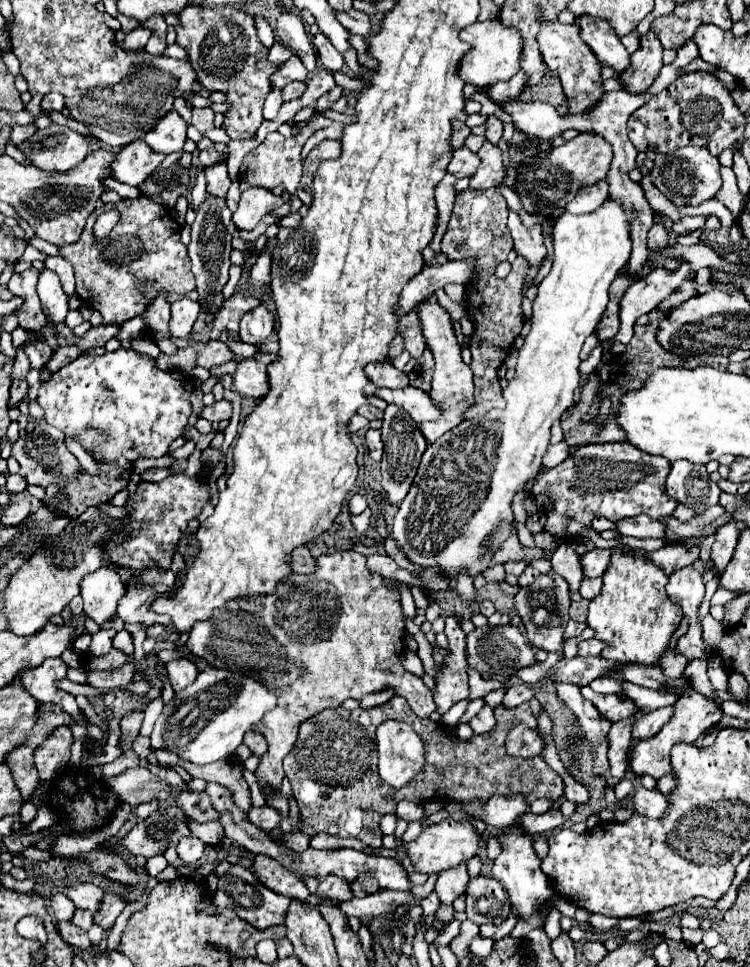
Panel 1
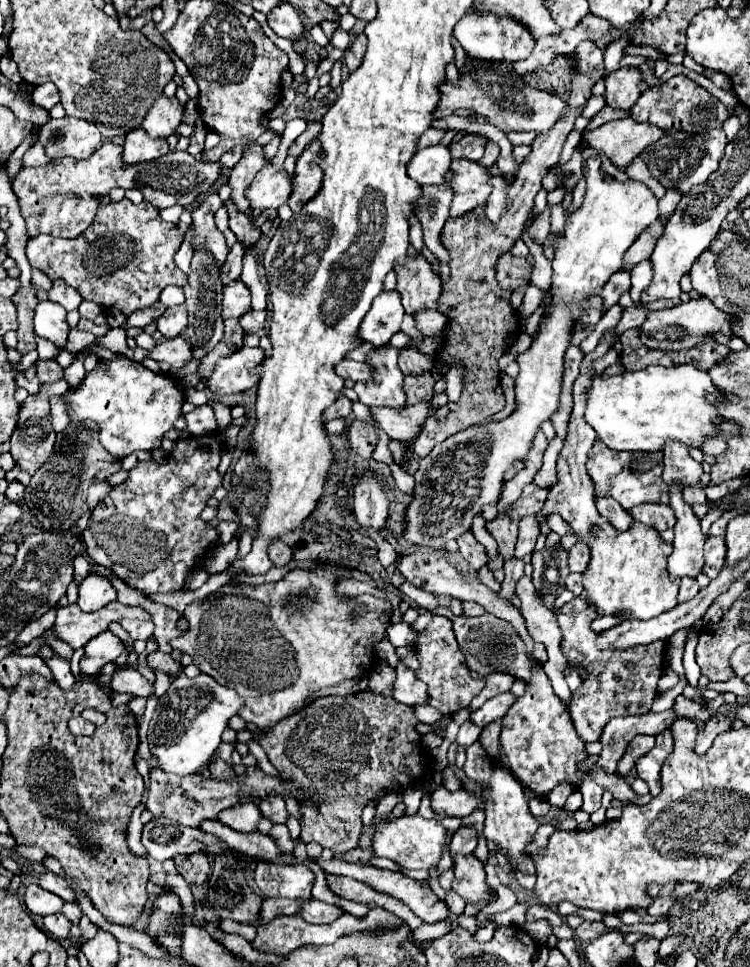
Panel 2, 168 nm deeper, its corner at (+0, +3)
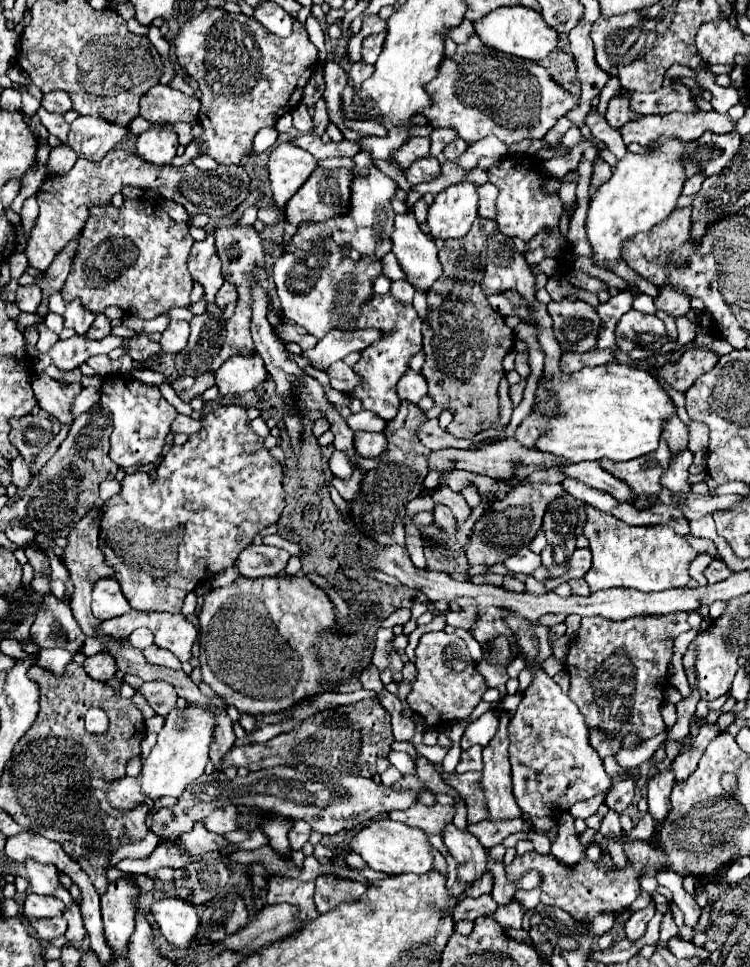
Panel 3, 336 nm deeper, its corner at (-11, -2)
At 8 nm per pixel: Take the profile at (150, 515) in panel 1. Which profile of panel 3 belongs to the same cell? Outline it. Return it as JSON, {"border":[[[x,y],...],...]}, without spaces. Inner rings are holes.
{"border":[[[220,406],[214,412],[204,416],[204,430],[200,430],[200,434],[192,434],[188,436],[188,442],[182,446],[172,446],[172,450],[164,456],[164,460],[160,462],[160,466],[156,468],[156,478],[152,478],[148,472],[134,472],[128,474],[120,484],[122,490],[112,496],[110,500],[104,502],[104,516],[102,516],[102,524],[100,524],[100,552],[106,558],[106,564],[112,566],[116,570],[116,580],[120,582],[126,598],[130,600],[132,608],[138,610],[156,610],[156,612],[180,612],[184,598],[188,592],[192,592],[200,582],[212,578],[214,574],[218,574],[220,570],[232,568],[236,558],[240,556],[240,552],[252,544],[254,536],[264,530],[270,524],[276,524],[276,520],[280,518],[280,512],[284,508],[284,490],[282,490],[282,466],[276,458],[270,456],[270,452],[264,448],[262,444],[264,440],[260,436],[256,436],[250,428],[248,428],[248,418],[246,418],[246,408],[242,406]]]}

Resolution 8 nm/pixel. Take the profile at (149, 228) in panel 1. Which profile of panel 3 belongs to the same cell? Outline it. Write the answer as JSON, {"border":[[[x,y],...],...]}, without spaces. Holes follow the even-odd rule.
{"border":[[[124,200],[122,208],[106,206],[92,210],[92,216],[86,222],[86,228],[80,236],[70,276],[62,288],[62,298],[72,302],[80,298],[84,306],[88,306],[94,314],[104,312],[106,306],[118,306],[128,316],[136,318],[156,318],[174,306],[188,306],[190,304],[190,290],[192,290],[192,276],[188,274],[186,260],[190,254],[190,246],[194,244],[188,226],[182,222],[174,222],[162,206],[150,204],[146,200]]]}

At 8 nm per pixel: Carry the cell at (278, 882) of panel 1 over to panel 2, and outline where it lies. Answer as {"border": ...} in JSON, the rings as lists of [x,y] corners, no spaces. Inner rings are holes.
{"border":[[[257,863],[255,883],[263,897],[309,899],[315,875],[305,865],[273,865]]]}

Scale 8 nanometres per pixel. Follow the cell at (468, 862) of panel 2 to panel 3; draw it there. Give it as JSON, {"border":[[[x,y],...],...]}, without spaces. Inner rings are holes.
{"border":[[[448,826],[442,838],[458,864],[458,882],[462,886],[470,886],[484,876],[488,854],[478,838],[468,834],[468,830],[456,830],[454,826]]]}

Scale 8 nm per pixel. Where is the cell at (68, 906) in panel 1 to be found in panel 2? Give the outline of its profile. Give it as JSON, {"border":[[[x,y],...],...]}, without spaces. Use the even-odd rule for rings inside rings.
{"border":[[[29,885],[25,889],[23,895],[23,905],[29,913],[33,915],[51,915],[51,913],[59,913],[65,901],[61,901],[61,897],[41,889],[39,885]]]}

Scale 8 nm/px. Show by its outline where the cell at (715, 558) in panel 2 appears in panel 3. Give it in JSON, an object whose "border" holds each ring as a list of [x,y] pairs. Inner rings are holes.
{"border":[[[712,558],[712,562],[706,566],[704,570],[704,576],[708,580],[708,584],[716,584],[716,582],[722,582],[724,578],[730,578],[732,576],[732,570],[724,564],[722,558]]]}

